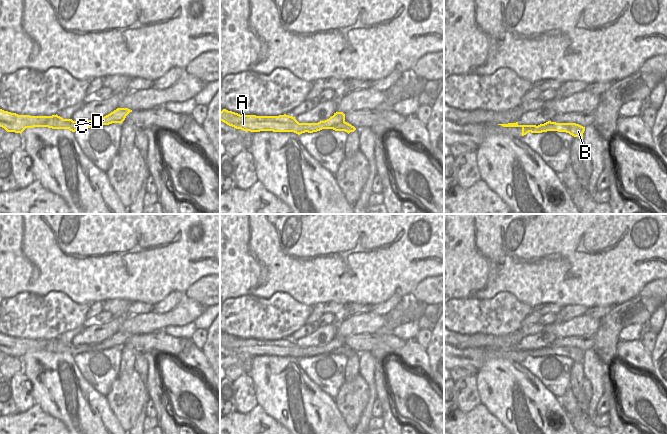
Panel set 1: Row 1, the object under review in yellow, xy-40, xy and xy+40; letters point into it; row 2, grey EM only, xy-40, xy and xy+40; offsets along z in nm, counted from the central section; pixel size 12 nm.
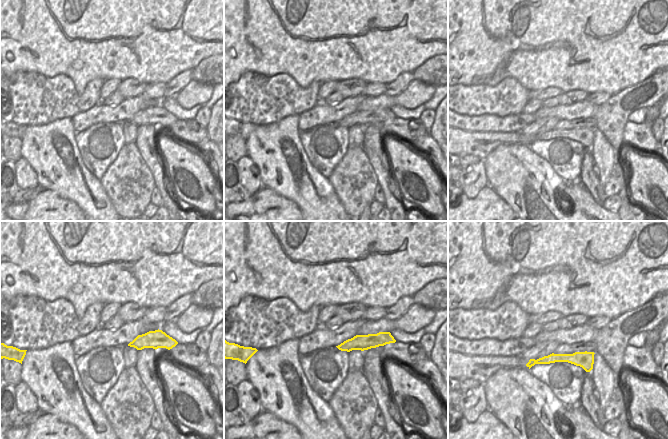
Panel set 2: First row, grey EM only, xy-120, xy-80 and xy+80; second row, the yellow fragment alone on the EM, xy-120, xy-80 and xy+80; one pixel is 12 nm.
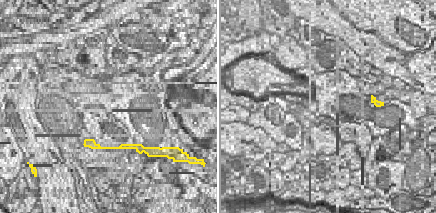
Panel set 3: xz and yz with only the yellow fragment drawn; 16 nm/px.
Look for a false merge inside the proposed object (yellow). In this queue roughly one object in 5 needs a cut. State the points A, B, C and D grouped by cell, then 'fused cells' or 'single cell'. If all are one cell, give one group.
A C D / B; fused cells

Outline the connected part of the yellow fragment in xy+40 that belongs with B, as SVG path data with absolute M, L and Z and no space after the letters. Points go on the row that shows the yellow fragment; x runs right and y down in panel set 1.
M548 121L544 124L538 125L535 128L531 128L530 131L531 133L542 133L547 131L566 132L574 137L580 137L583 139L585 127L576 123L556 123Z

